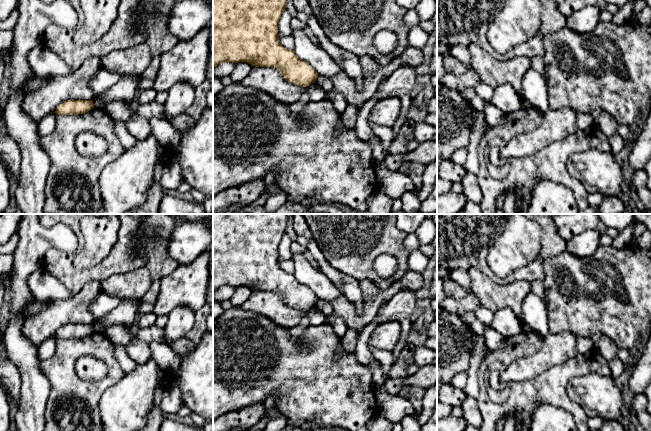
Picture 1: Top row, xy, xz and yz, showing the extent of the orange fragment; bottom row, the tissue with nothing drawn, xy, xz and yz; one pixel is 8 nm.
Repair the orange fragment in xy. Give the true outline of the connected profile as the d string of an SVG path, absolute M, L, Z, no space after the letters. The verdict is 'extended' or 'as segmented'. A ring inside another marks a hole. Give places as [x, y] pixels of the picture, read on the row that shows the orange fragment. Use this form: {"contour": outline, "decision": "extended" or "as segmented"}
{"contour": "M67 100L57 106L56 115L75 115L86 113L95 108L93 100Z", "decision": "as segmented"}

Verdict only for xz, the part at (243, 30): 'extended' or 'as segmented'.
as segmented

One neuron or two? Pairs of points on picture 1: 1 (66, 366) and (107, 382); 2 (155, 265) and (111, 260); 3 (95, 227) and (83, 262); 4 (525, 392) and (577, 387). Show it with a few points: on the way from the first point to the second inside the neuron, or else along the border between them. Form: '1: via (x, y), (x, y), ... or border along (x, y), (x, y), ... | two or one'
1: via (72, 377), (81, 386), (96, 386) | one
2: border along (134, 244), (133, 254), (144, 255), (145, 266) | two
3: via (95, 236), (95, 249), (91, 253) | one
4: border along (586, 374), (567, 385), (567, 395), (581, 407) | two

